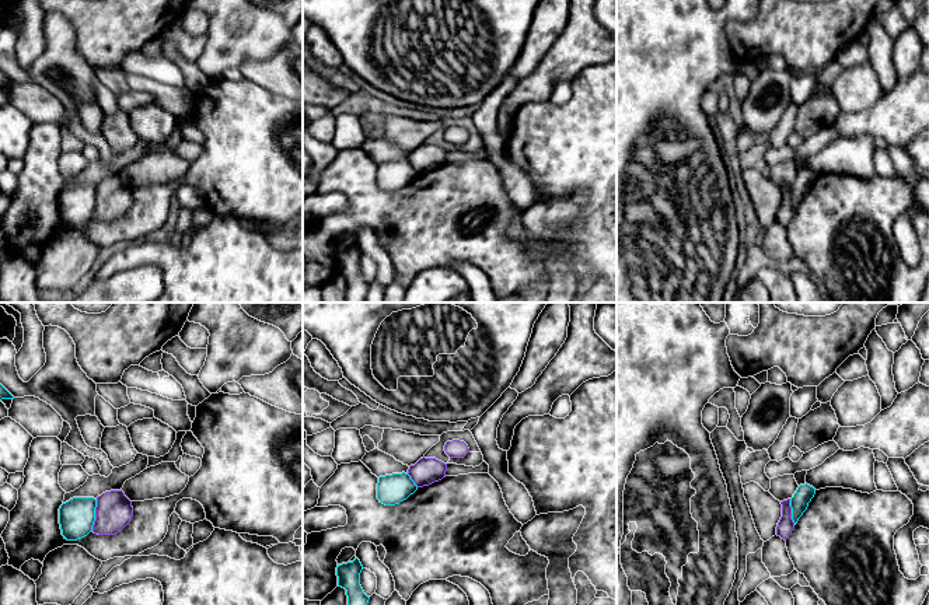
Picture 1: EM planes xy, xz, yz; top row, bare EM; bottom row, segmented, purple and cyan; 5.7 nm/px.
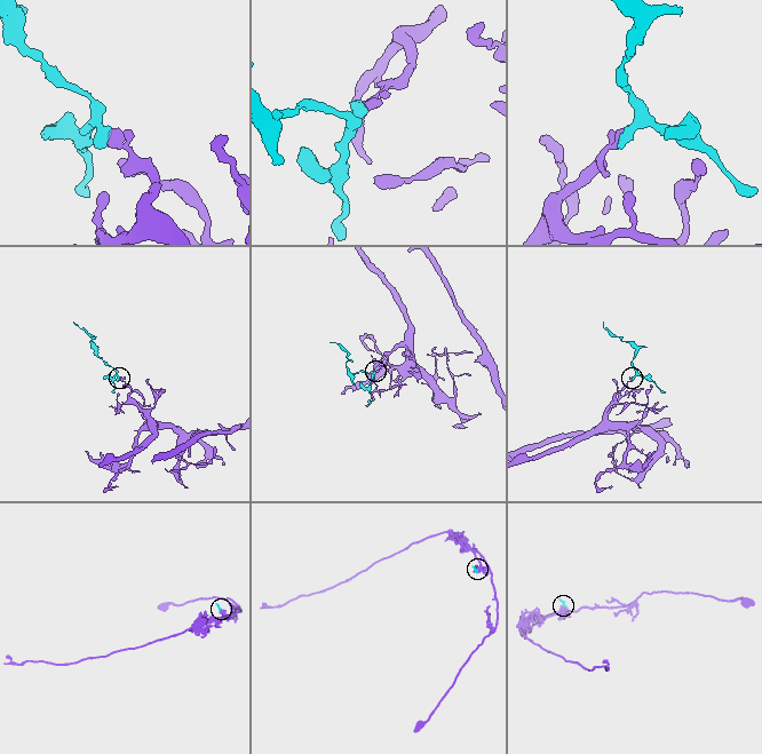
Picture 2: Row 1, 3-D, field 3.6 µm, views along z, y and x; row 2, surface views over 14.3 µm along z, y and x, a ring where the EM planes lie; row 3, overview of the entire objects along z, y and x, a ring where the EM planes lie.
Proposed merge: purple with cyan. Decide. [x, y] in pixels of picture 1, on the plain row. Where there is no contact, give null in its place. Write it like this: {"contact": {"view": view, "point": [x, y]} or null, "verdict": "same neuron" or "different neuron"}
{"contact": {"view": "xy", "point": [95, 202]}, "verdict": "different neuron"}

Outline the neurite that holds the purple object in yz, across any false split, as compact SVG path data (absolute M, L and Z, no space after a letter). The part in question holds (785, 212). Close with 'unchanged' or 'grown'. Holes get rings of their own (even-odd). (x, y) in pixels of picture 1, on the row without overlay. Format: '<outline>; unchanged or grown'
M790 185L780 188L780 190L782 190L782 203L776 213L776 221L786 227L792 217L794 216L794 209L792 206Z; unchanged

